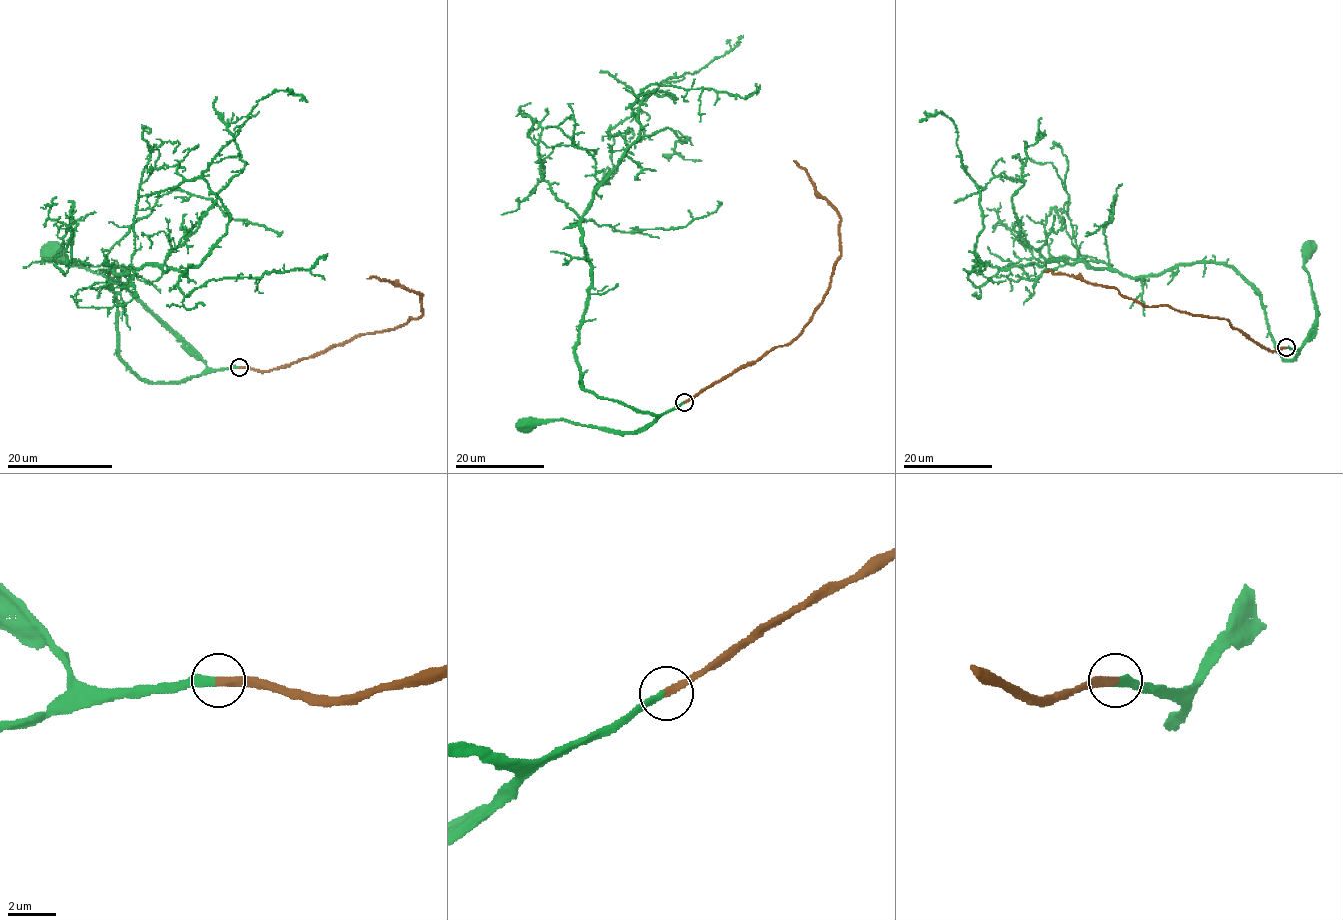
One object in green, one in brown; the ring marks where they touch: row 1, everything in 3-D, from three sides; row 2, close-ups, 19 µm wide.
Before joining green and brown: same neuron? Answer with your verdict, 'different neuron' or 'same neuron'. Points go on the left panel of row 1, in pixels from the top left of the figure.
same neuron

